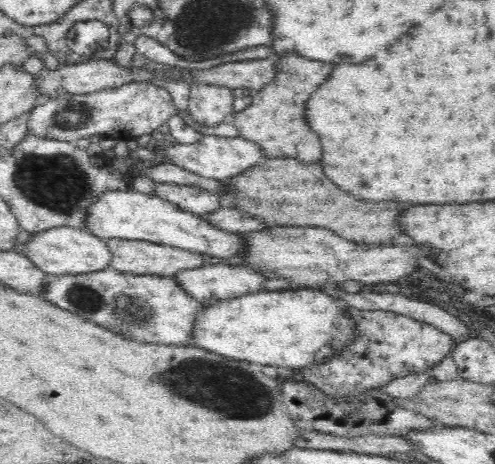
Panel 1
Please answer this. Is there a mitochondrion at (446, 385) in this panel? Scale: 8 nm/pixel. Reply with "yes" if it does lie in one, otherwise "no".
no

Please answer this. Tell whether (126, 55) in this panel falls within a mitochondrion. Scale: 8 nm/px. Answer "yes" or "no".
no

